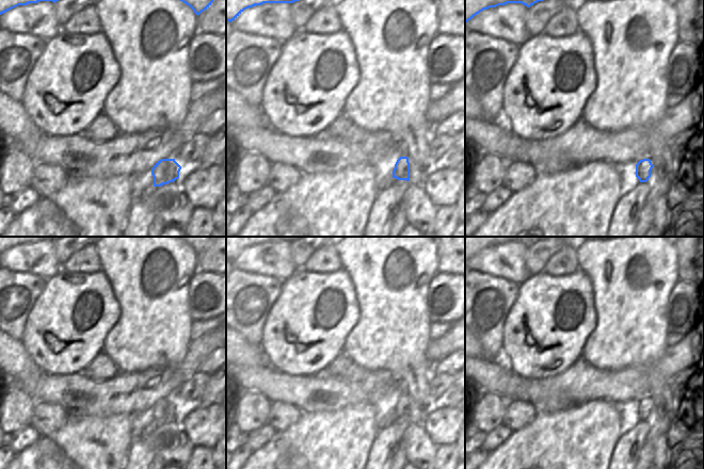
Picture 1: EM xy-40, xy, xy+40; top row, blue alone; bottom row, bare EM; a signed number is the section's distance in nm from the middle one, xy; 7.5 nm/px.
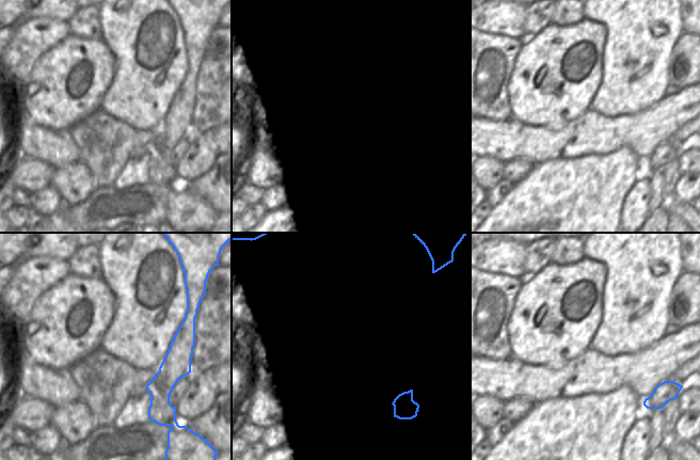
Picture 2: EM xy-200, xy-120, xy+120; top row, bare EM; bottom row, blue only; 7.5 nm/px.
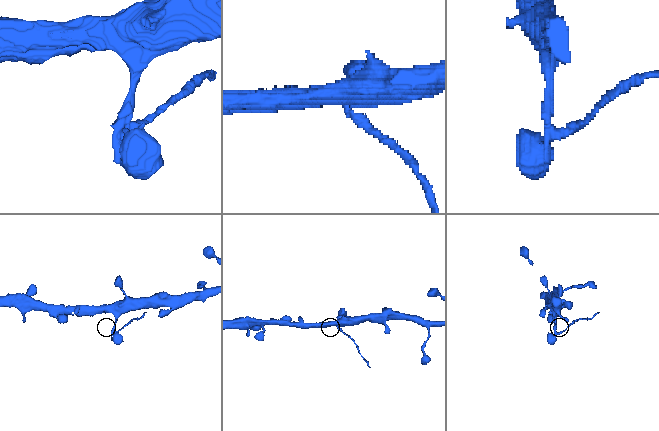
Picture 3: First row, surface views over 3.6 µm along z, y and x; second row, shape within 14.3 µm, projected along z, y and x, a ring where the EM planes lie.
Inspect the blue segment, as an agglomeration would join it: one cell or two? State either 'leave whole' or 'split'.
split

